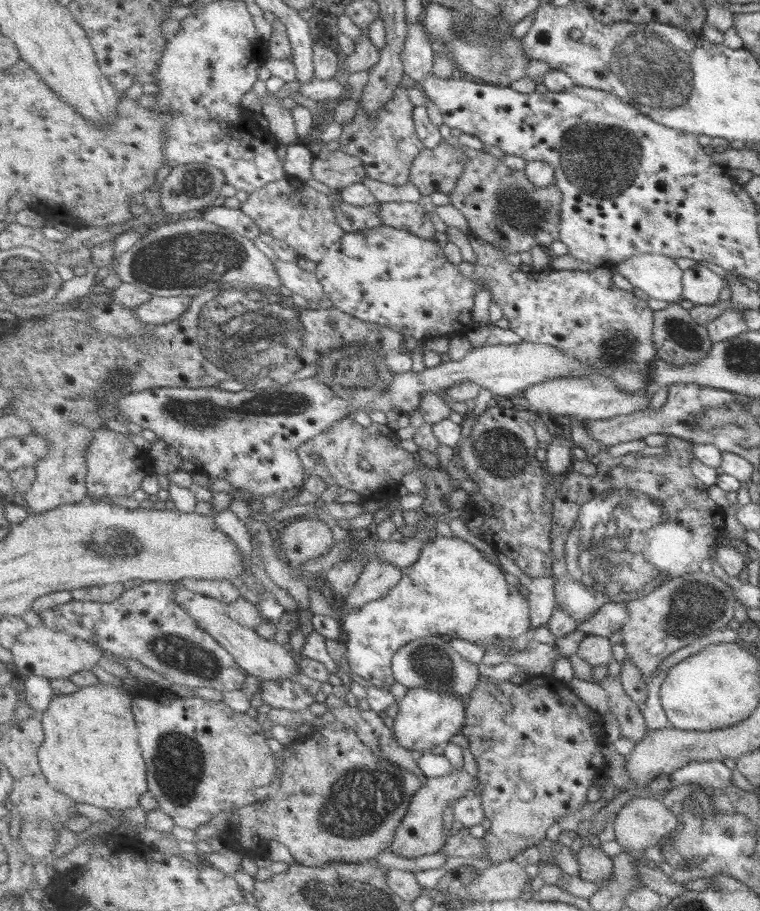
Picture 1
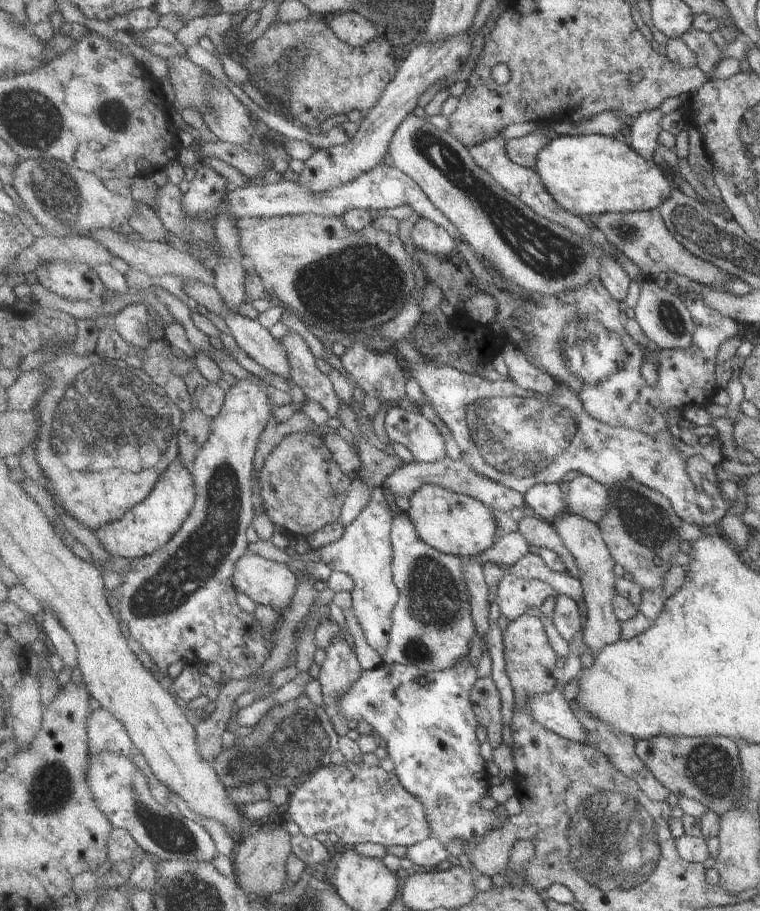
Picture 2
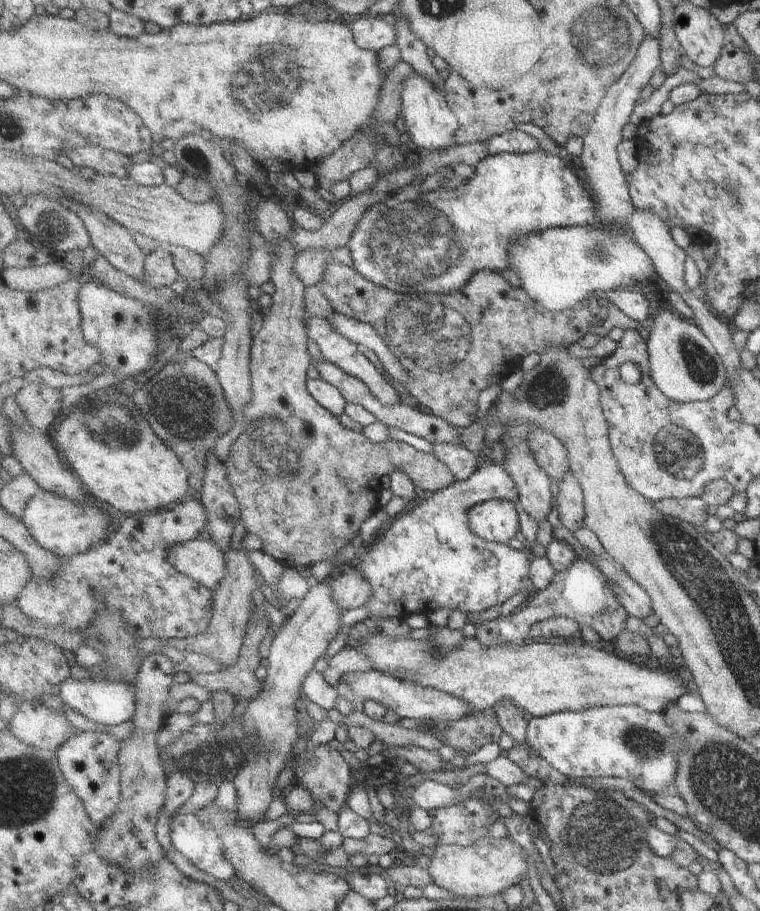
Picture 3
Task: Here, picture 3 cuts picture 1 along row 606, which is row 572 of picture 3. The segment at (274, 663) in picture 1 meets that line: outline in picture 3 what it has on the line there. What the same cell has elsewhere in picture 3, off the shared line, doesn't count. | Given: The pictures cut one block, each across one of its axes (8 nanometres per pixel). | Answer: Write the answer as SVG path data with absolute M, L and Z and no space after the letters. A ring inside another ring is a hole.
M211 539L178 542L170 548L169 560L182 573L214 592L229 574L226 555Z

